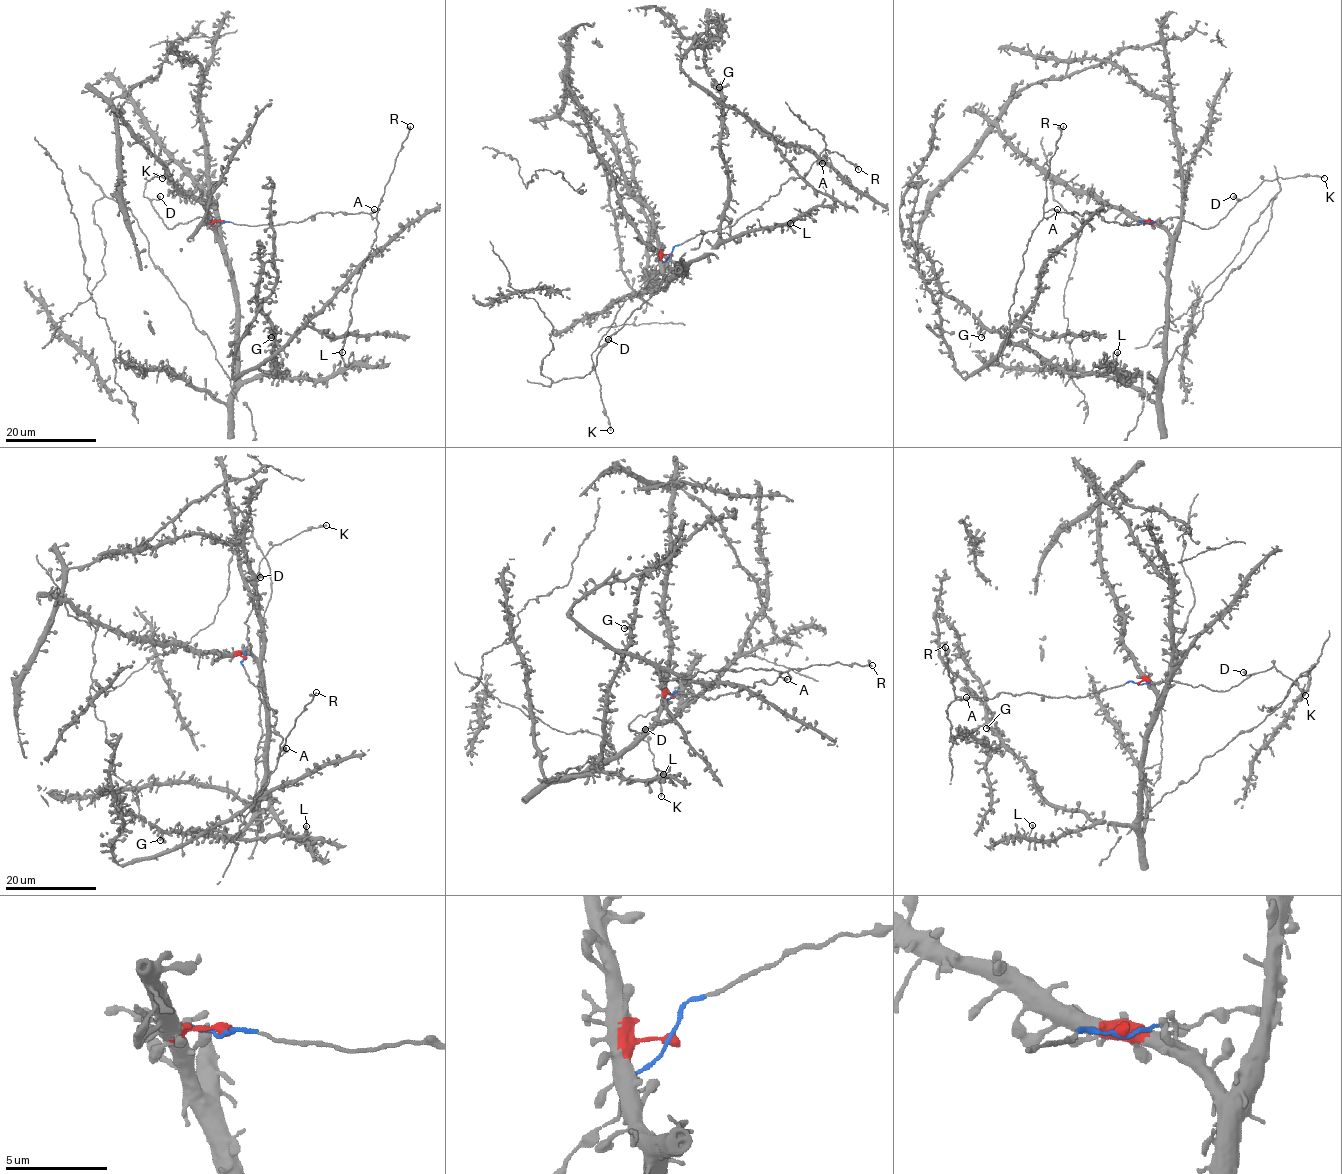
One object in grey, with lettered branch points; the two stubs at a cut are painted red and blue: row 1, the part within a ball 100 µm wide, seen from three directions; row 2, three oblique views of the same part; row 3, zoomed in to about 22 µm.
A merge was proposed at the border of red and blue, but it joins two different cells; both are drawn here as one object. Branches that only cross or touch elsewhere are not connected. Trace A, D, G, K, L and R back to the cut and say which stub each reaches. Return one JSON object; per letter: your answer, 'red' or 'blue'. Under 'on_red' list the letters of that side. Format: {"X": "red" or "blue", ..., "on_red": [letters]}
{"A": "blue", "D": "blue", "G": "red", "K": "blue", "L": "red", "R": "blue", "on_red": ["G", "L"]}

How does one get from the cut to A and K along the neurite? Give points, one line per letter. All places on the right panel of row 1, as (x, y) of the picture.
A: (1147, 222), (1120, 225), (1108, 222), (1095, 212), (1055, 213), (1057, 209)
K: (1147, 222), (1180, 217), (1196, 226), (1213, 227), (1265, 180), (1299, 176), (1324, 178)

